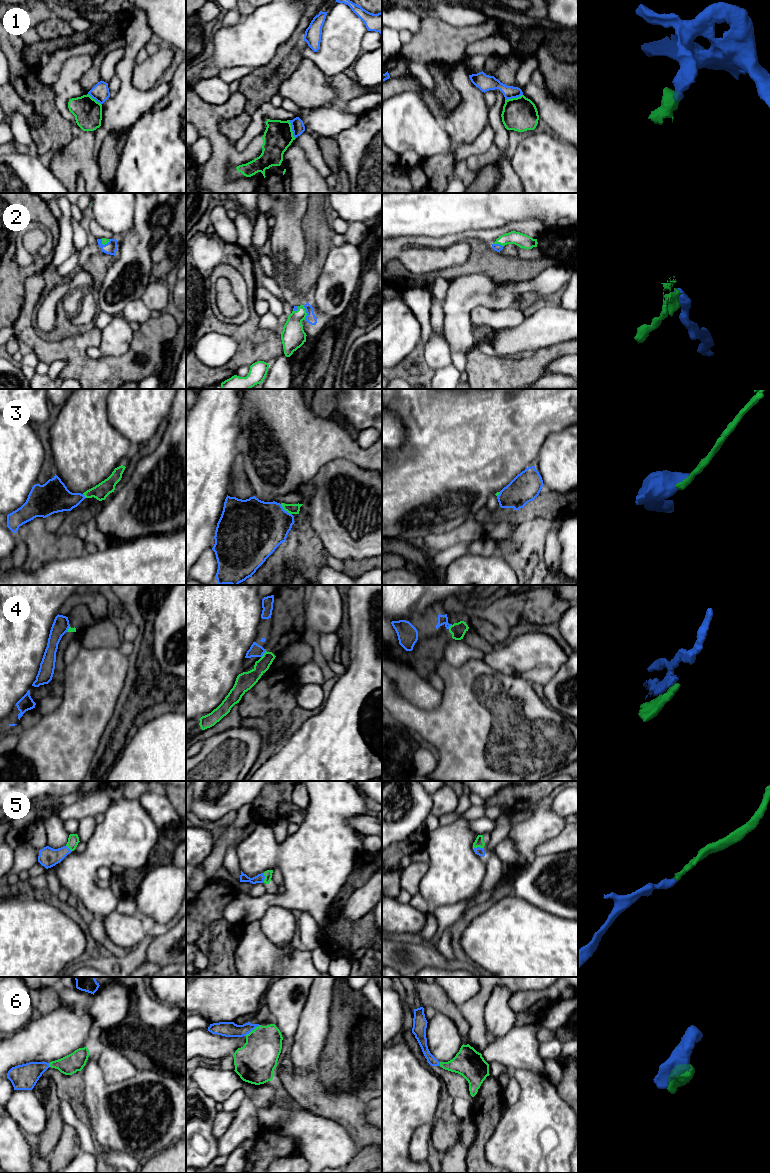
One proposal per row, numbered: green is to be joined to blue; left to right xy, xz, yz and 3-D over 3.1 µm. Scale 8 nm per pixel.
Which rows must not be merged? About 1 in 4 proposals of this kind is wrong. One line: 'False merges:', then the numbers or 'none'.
False merges: 1, 4

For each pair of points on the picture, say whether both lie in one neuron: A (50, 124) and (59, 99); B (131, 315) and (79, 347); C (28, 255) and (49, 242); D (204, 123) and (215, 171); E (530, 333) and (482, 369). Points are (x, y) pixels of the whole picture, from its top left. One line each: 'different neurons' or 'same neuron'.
A: different neurons
B: different neurons
C: same neuron
D: same neuron
E: different neurons

